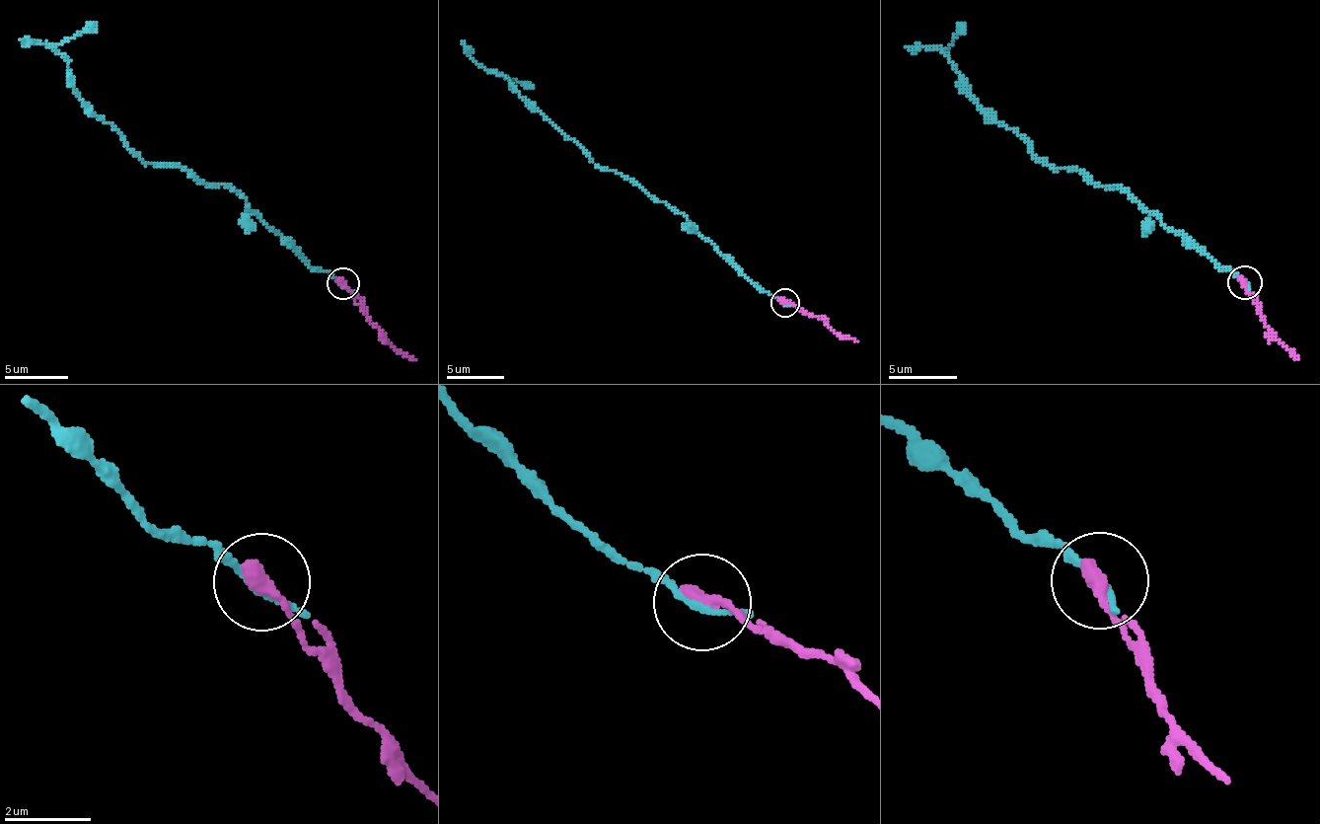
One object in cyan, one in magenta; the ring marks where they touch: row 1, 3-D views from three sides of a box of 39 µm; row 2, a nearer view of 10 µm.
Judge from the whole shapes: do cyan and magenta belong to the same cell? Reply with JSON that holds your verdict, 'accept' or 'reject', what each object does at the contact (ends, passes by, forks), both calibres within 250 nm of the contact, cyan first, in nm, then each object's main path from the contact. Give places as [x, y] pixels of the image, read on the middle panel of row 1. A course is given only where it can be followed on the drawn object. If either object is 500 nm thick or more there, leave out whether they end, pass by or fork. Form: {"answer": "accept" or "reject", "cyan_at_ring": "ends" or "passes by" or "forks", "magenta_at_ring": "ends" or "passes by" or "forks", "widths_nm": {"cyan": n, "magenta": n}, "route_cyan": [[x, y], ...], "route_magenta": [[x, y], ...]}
{"answer": "accept", "cyan_at_ring": "passes by", "magenta_at_ring": "ends", "widths_nm": {"cyan": 150, "magenta": 400}, "route_cyan": [[784, 303], [758, 286], [681, 213], [619, 174], [601, 171], [587, 153], [500, 75], [481, 67], [462, 40]], "route_magenta": [[784, 303], [818, 316], [840, 336], [857, 341]]}

